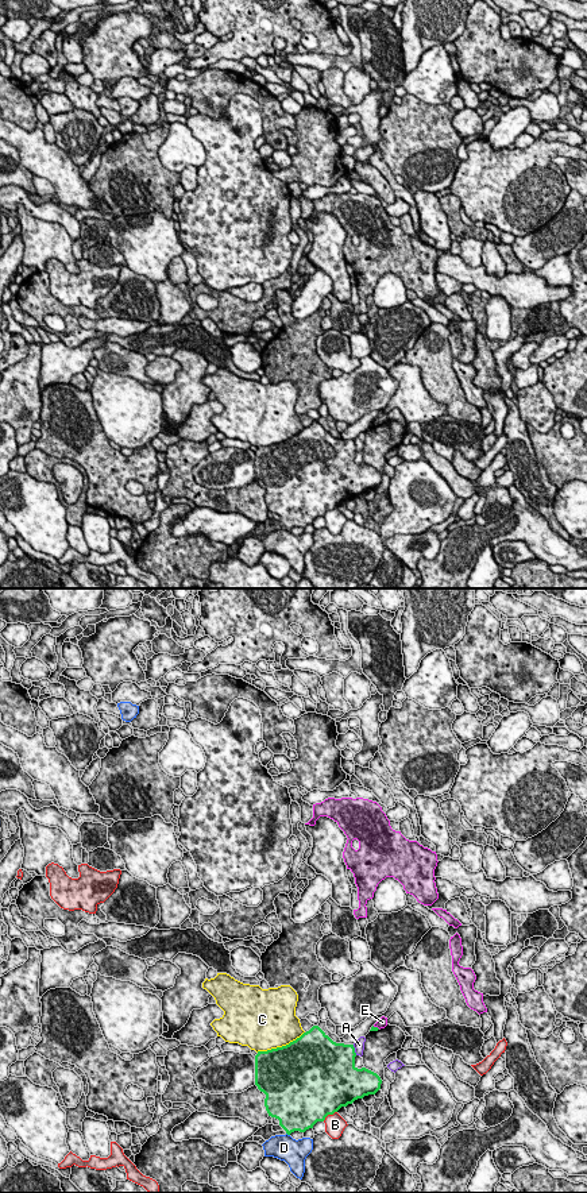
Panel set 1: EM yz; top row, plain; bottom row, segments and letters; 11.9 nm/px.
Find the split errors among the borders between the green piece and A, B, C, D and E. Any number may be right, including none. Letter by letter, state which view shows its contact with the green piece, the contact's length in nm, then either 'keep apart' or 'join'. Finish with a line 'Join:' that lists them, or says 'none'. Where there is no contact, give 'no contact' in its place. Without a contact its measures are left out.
A: yz | 140 nm | keep apart
B: yz | 220 nm | keep apart
C: yz | 650 nm | keep apart
D: yz | 60 nm | keep apart
E: yz | 100 nm | keep apart
Join: none

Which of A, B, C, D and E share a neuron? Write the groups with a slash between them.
A / B / C / D / E

